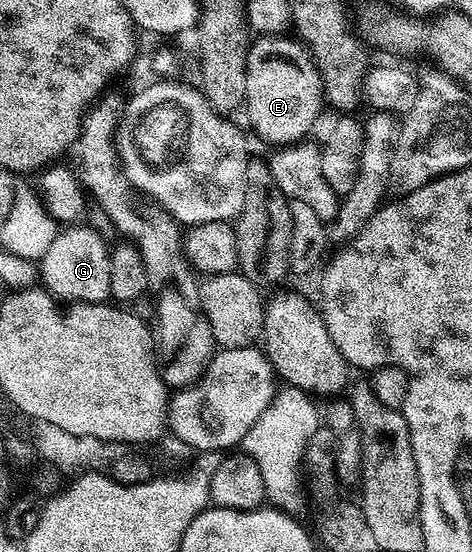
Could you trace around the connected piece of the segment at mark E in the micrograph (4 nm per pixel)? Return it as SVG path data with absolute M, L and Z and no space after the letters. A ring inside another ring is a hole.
M285 35L258 36L250 44L247 55L243 113L249 116L248 128L253 128L272 147L304 142L323 116L321 105L325 101L325 88L321 85L321 73L306 46L287 38Z

